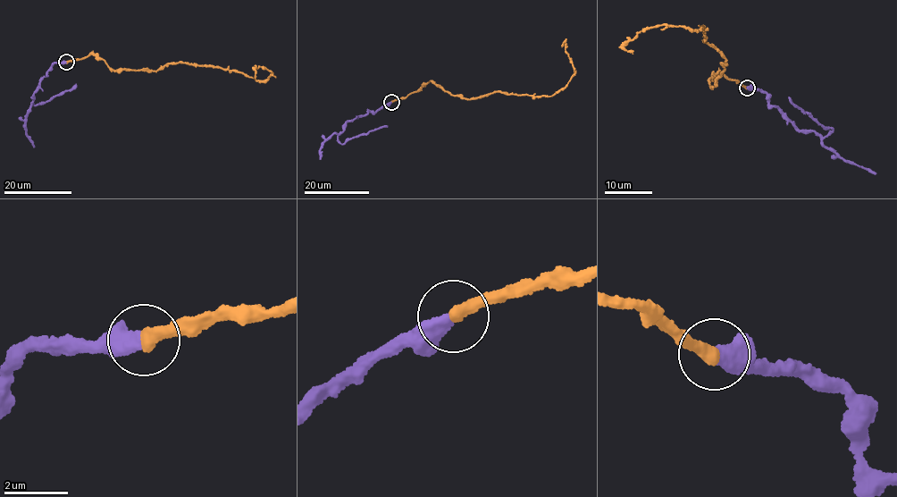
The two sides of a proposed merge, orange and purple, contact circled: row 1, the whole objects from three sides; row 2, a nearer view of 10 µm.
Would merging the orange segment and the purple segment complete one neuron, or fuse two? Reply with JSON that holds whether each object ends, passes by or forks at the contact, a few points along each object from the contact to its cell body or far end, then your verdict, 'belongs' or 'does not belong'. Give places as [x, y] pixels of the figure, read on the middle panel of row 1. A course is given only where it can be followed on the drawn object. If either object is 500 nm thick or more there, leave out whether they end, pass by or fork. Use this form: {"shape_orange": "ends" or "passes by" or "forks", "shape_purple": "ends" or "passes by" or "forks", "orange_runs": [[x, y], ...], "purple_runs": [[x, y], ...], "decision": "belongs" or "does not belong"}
{"shape_orange": "ends", "shape_purple": "ends", "orange_runs": [[391, 101], [430, 80], [467, 98], [500, 91], [551, 96], [574, 72], [565, 42], [561, 46]], "purple_runs": [[390, 102], [345, 123], [339, 140], [345, 143], [387, 126]], "decision": "belongs"}

